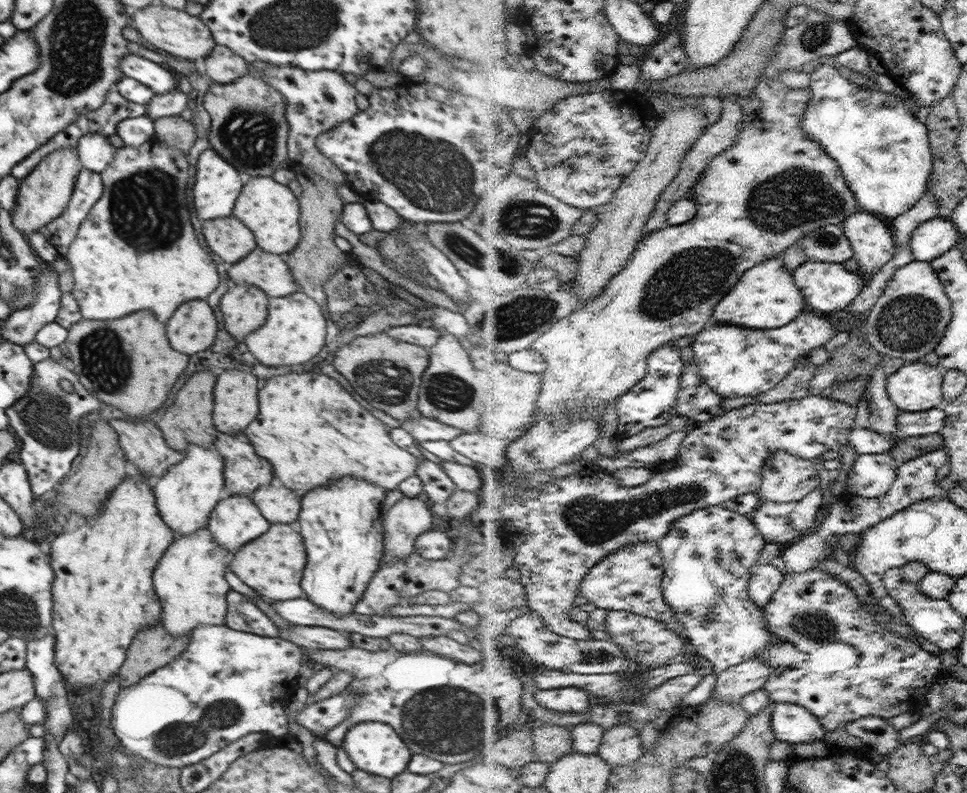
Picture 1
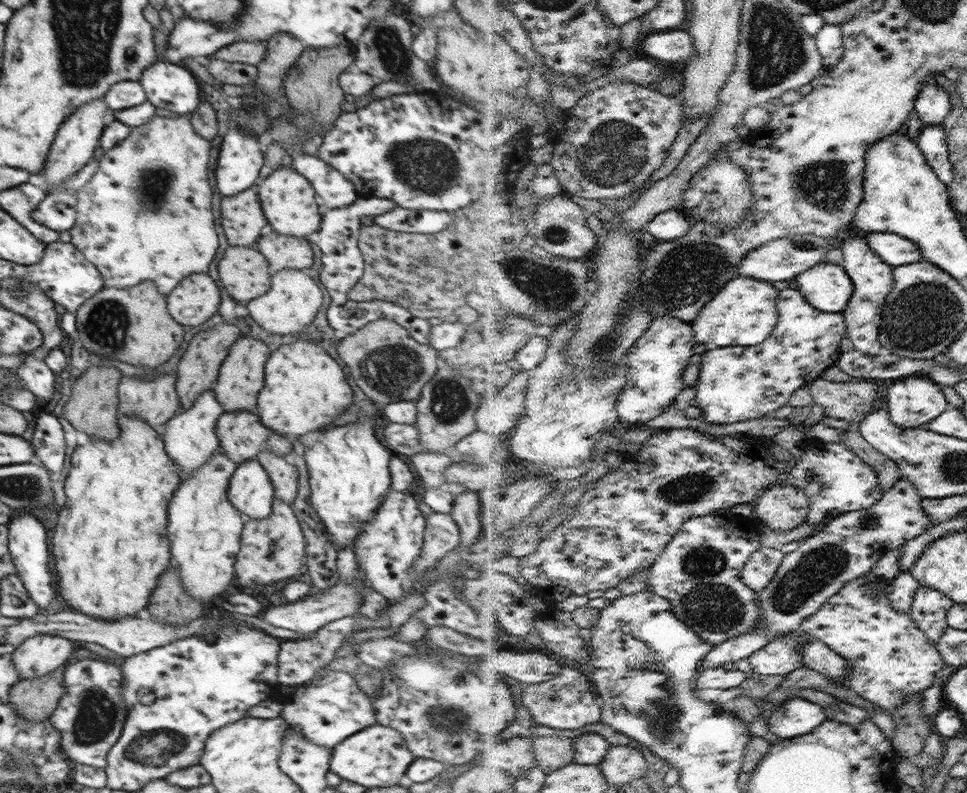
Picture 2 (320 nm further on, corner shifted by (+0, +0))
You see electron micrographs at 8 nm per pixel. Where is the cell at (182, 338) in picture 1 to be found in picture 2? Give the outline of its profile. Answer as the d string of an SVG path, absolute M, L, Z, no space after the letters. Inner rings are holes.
M207 273L187 275L166 295L166 309L171 318L185 329L199 326L216 313L220 292Z

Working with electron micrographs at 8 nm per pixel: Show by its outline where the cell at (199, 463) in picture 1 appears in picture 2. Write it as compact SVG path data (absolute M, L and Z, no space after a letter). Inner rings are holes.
M207 390L207 392L201 392L198 399L195 400L194 404L191 404L191 408L183 410L181 412L178 410L174 416L171 416L170 420L167 420L161 427L161 432L163 434L163 450L167 454L167 458L176 464L176 467L180 470L180 480L185 480L195 469L198 469L202 466L203 463L206 463L207 460L211 460L211 456L215 456L215 452L219 452L219 442L214 434L215 423L219 419L219 416L223 415L224 412L217 404L215 400L215 395L213 391Z

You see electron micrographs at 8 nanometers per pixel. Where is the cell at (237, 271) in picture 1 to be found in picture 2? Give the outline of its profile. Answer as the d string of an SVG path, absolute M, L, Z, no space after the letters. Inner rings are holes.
M268 225L262 228L260 237L255 241L254 247L267 259L268 271L271 274L284 268L309 271L312 264L311 250L314 247L305 238L300 239L299 237L280 235L271 230Z

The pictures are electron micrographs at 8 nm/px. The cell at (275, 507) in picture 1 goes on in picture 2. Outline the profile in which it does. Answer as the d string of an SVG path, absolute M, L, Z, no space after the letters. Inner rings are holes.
M261 450L255 460L265 469L273 487L274 497L291 505L297 492L298 472L295 465L285 462L284 456Z

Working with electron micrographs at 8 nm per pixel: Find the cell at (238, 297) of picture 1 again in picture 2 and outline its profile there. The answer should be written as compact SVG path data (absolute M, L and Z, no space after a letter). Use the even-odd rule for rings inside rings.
M227 246L222 257L217 263L217 272L220 284L225 292L234 300L246 303L248 300L256 299L268 290L270 275L267 259L252 246Z

